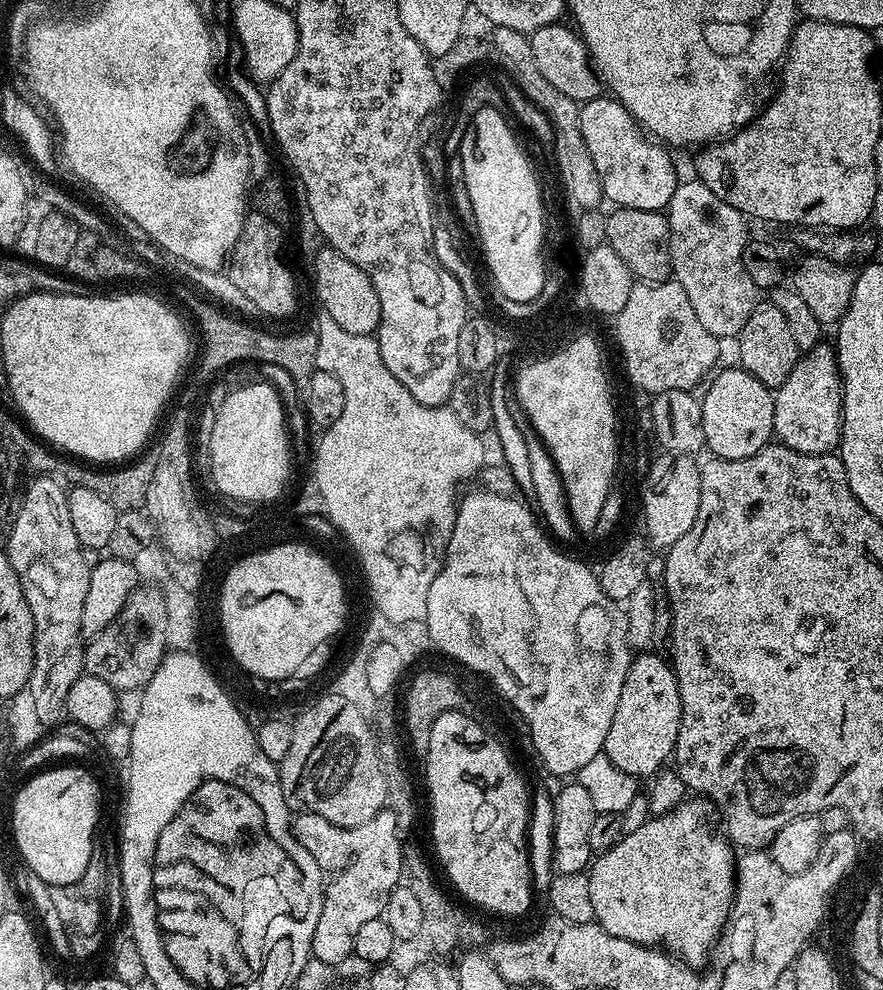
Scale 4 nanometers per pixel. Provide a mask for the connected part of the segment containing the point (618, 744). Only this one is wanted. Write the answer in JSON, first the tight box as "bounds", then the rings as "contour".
{"bounds":[602,652,681,778],"contour":[[[652,652],[633,655],[626,682],[622,682],[618,710],[614,710],[614,722],[606,730],[602,755],[610,758],[618,770],[626,770],[626,774],[651,778],[673,759],[681,718],[678,682],[671,663]]]}

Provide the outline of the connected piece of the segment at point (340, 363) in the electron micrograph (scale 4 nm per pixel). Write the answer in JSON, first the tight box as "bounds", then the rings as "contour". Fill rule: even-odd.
{"bounds":[314,314,484,620],"contour":[[[327,314],[321,315],[320,325],[315,325],[314,331],[318,342],[317,369],[326,374],[334,374],[334,378],[342,382],[342,390],[346,390],[346,406],[342,409],[342,418],[334,422],[335,428],[324,439],[319,454],[320,488],[324,488],[324,496],[328,496],[328,508],[332,508],[332,516],[336,516],[332,528],[348,539],[349,546],[360,559],[358,564],[361,569],[376,568],[376,598],[372,604],[380,600],[377,609],[381,616],[387,613],[388,616],[395,617],[395,620],[420,616],[424,612],[422,596],[430,593],[430,582],[434,582],[444,565],[446,553],[442,550],[418,550],[416,538],[406,536],[406,532],[400,532],[396,538],[394,512],[400,508],[418,508],[418,504],[422,504],[422,508],[442,514],[446,520],[455,522],[460,483],[471,472],[476,474],[484,468],[482,446],[472,436],[474,430],[457,422],[448,412],[429,411],[420,407],[414,394],[410,394],[410,390],[406,390],[406,386],[402,386],[402,382],[398,382],[390,370],[386,370],[386,362],[382,362],[375,335],[349,334]],[[420,492],[424,492],[424,502],[402,502],[402,498],[414,498],[420,496]],[[388,526],[392,526],[392,530],[376,530]],[[394,546],[406,550],[400,550],[400,554],[394,550],[384,550]]]}

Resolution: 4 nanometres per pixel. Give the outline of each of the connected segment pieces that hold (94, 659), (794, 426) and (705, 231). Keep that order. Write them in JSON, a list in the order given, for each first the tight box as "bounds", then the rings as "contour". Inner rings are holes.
[{"bounds":[83,588,164,692],"contour":[[[141,588],[129,598],[118,618],[86,645],[83,656],[85,675],[100,678],[118,692],[140,690],[148,684],[158,668],[162,650],[162,626],[164,626],[164,606],[160,598]]]},{"bounds":[774,342,844,454],"contour":[[[821,342],[797,360],[790,378],[774,392],[775,439],[802,454],[828,454],[840,443],[840,421],[844,414],[844,385],[836,365],[835,347]]]},{"bounds":[666,178,758,338],"contour":[[[691,178],[685,182],[677,183],[674,190],[674,198],[670,198],[666,215],[670,226],[670,258],[672,259],[672,271],[674,280],[686,290],[687,297],[694,308],[698,320],[706,330],[719,338],[724,336],[739,337],[742,326],[746,326],[746,318],[756,309],[758,303],[758,289],[756,284],[746,274],[742,254],[747,246],[750,233],[748,233],[749,221],[741,212],[734,210],[730,202],[722,202],[710,186],[706,186],[699,178]]]}]

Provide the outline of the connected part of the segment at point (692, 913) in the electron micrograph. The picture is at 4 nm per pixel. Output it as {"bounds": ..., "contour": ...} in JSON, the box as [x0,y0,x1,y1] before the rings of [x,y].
{"bounds":[587,799,737,970],"contour":[[[685,799],[684,803],[679,804],[674,810],[670,810],[661,816],[652,816],[638,830],[625,832],[613,848],[599,853],[587,869],[588,881],[590,882],[590,898],[596,915],[595,923],[605,928],[614,938],[626,938],[630,942],[655,946],[675,956],[677,960],[683,960],[685,964],[697,970],[703,969],[709,963],[716,941],[719,940],[720,933],[723,932],[724,926],[728,922],[728,917],[732,915],[732,900],[736,897],[737,857],[734,855],[733,845],[721,833],[720,837],[716,833],[715,826],[708,821],[708,812],[710,813],[709,805],[703,799]]]}

